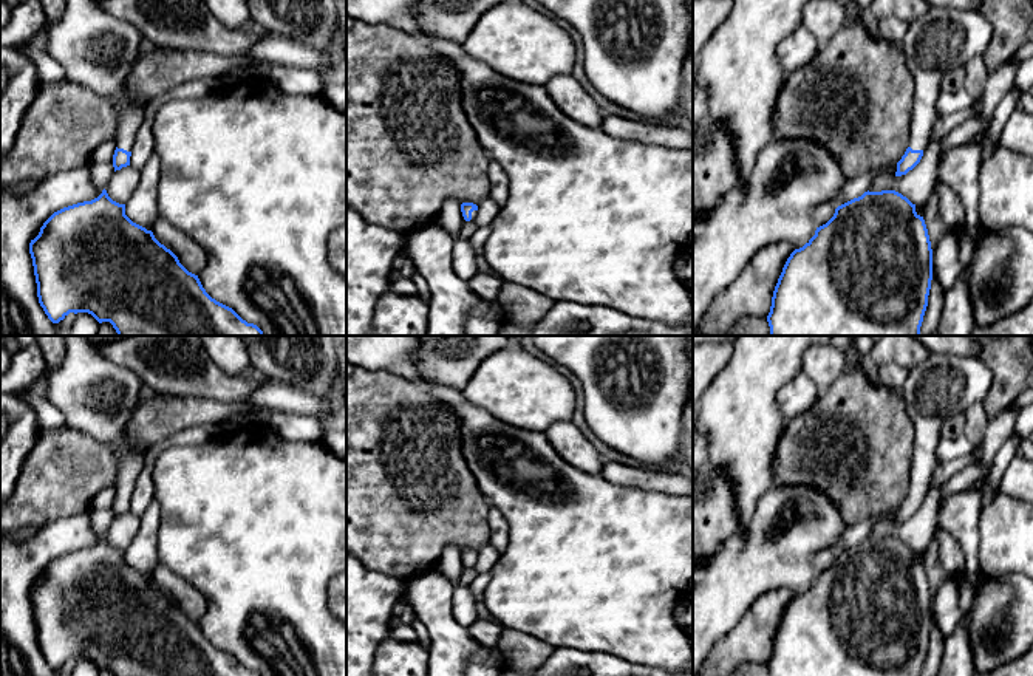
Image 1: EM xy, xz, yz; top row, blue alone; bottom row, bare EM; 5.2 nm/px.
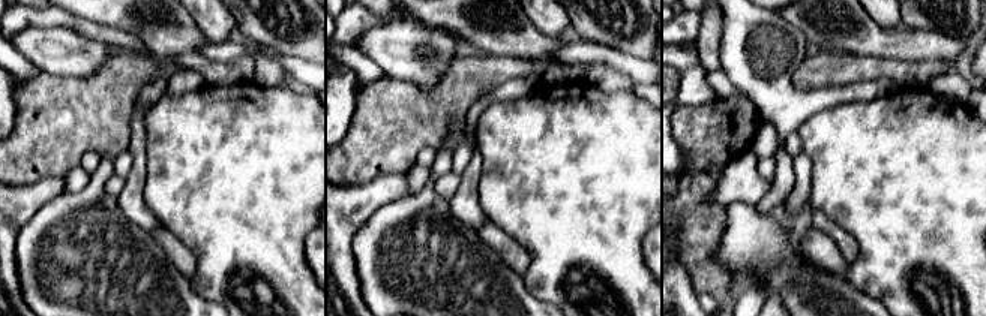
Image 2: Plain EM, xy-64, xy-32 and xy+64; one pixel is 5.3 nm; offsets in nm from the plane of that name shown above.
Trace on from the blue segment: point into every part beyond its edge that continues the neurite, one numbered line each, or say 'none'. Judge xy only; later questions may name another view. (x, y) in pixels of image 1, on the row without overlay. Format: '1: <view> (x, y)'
1: xy (95, 395)

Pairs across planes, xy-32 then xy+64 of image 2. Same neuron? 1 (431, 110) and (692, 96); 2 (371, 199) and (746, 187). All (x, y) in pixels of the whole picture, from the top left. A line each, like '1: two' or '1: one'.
1: two
2: one

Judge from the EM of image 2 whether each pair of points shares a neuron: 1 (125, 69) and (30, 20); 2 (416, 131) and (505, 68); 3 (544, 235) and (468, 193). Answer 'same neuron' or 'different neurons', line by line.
1: different neurons
2: same neuron
3: different neurons

